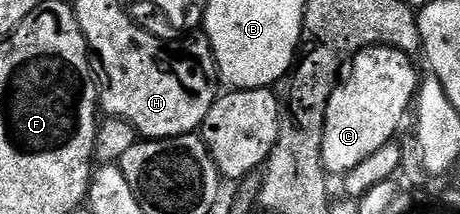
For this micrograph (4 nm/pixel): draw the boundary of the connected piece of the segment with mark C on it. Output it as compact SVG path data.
M375 45L351 57L347 78L336 84L325 111L323 165L328 174L347 174L394 138L391 136L398 131L403 116L408 116L419 91L421 77L415 74L411 61L408 54L387 45Z

